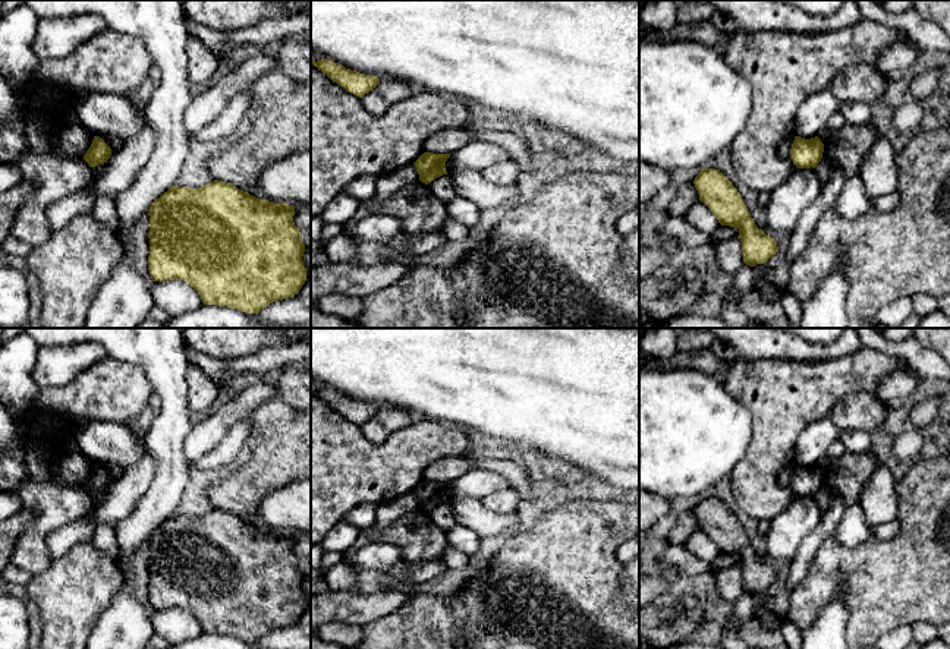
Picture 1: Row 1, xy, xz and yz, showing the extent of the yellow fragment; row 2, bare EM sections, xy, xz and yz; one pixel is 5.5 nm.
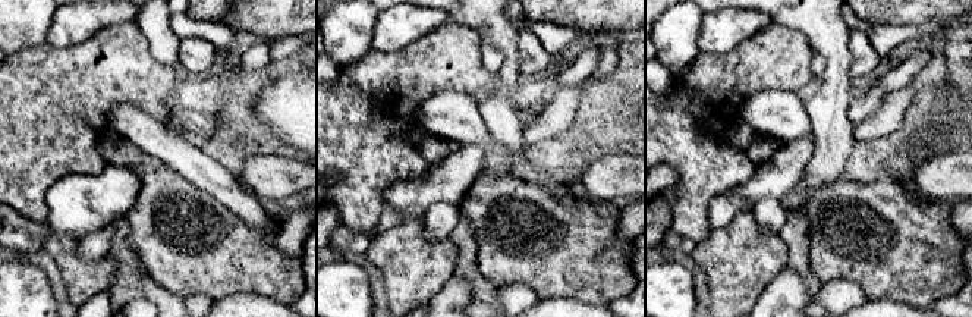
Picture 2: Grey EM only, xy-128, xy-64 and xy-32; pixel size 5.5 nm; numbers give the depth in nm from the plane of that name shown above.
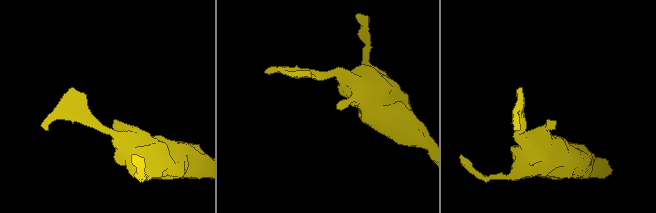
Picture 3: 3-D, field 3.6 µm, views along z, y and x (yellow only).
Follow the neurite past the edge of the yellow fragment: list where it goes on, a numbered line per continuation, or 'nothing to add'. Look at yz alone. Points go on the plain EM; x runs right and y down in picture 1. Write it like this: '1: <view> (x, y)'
nothing to add

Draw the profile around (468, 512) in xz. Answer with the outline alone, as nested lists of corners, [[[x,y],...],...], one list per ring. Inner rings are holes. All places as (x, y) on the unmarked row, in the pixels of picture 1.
[[[460,498],[450,502],[457,524],[474,530],[481,538],[498,535],[518,523],[516,513],[496,514],[478,498]]]

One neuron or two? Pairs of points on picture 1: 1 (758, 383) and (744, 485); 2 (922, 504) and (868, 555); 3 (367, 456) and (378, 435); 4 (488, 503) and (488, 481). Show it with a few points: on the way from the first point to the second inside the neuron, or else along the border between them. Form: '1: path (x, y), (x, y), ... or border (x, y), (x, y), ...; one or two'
1: path (766, 408), (764, 460); one
2: path (922, 522), (886, 555); one
3: border (403, 425), (378, 444), (374, 444), (359, 428); two
4: border (510, 487), (490, 492), (481, 500); two

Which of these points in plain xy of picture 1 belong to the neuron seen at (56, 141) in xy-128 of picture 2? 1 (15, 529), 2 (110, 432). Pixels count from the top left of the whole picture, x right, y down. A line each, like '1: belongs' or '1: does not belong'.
1: does not belong
2: does not belong

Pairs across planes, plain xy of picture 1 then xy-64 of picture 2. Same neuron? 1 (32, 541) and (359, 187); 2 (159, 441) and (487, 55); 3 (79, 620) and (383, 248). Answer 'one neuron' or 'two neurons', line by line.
1: one neuron
2: two neurons
3: one neuron

